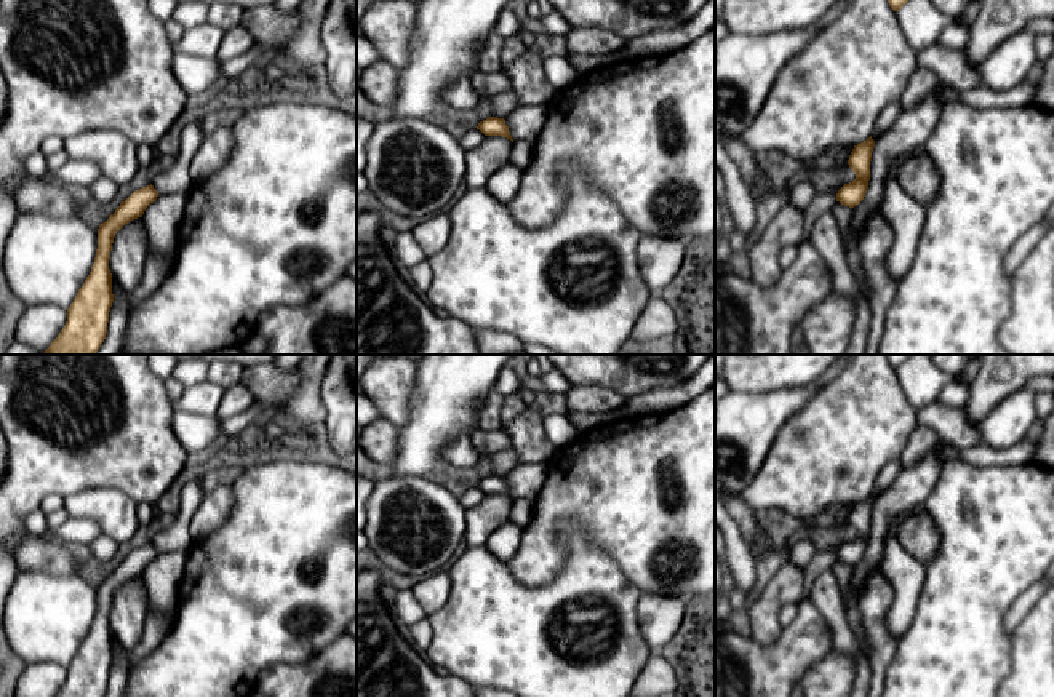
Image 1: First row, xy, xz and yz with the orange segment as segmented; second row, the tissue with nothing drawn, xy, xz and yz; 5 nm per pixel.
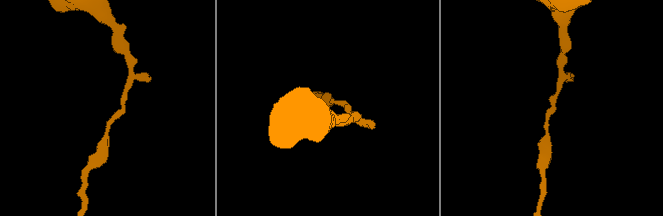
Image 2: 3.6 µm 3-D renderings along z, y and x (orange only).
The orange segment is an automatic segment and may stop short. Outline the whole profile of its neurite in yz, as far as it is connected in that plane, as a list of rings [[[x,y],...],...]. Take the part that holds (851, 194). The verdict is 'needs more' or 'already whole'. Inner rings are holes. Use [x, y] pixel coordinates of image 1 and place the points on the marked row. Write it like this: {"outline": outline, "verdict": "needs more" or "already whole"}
{"outline": [[[872,136],[867,141],[854,145],[848,165],[854,171],[856,179],[849,184],[844,184],[838,190],[836,201],[841,205],[854,208],[864,200],[870,181],[870,161],[873,147],[875,141]]], "verdict": "already whole"}

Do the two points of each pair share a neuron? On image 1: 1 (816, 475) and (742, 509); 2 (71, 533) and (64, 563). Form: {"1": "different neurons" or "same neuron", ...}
{"1": "different neurons", "2": "different neurons"}

